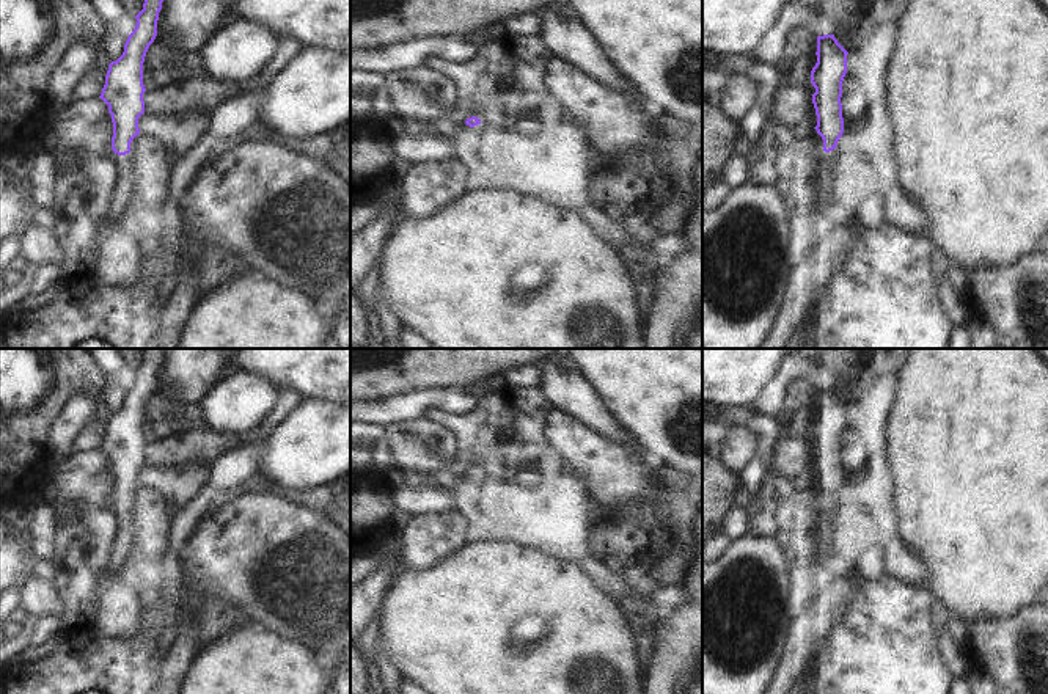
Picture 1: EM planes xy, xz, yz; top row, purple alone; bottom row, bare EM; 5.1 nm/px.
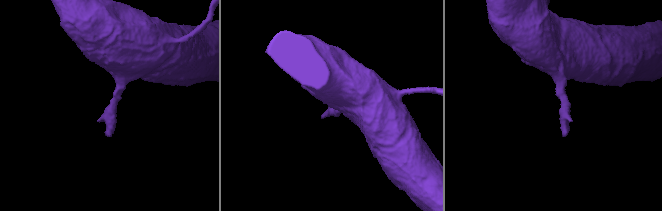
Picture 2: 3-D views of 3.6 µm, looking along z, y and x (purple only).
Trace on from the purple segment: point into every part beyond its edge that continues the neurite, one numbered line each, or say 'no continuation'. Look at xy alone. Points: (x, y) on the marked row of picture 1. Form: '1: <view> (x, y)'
1: xy (120, 198)

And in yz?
1: yz (827, 157)

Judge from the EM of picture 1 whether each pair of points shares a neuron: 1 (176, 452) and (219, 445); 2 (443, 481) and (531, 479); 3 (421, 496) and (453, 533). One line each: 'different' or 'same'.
1: same
2: different
3: different

